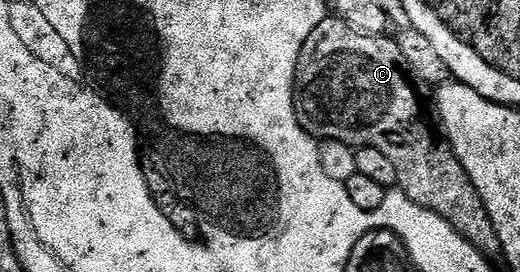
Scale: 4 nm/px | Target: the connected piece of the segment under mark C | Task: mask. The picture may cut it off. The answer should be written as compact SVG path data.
M326 16L314 32L310 32L310 40L302 48L296 65L296 79L292 89L294 108L298 116L298 124L313 138L338 140L347 146L359 148L369 146L378 148L387 156L398 172L396 186L420 210L429 210L439 214L442 220L451 224L459 237L466 239L474 249L485 256L501 253L498 232L494 232L494 224L486 212L486 204L482 204L482 196L478 196L478 188L466 176L466 168L452 151L452 146L444 137L434 113L433 87L420 82L418 76L410 69L406 56L402 56L402 48L398 48L395 37L378 34L364 34L356 30L339 16Z

